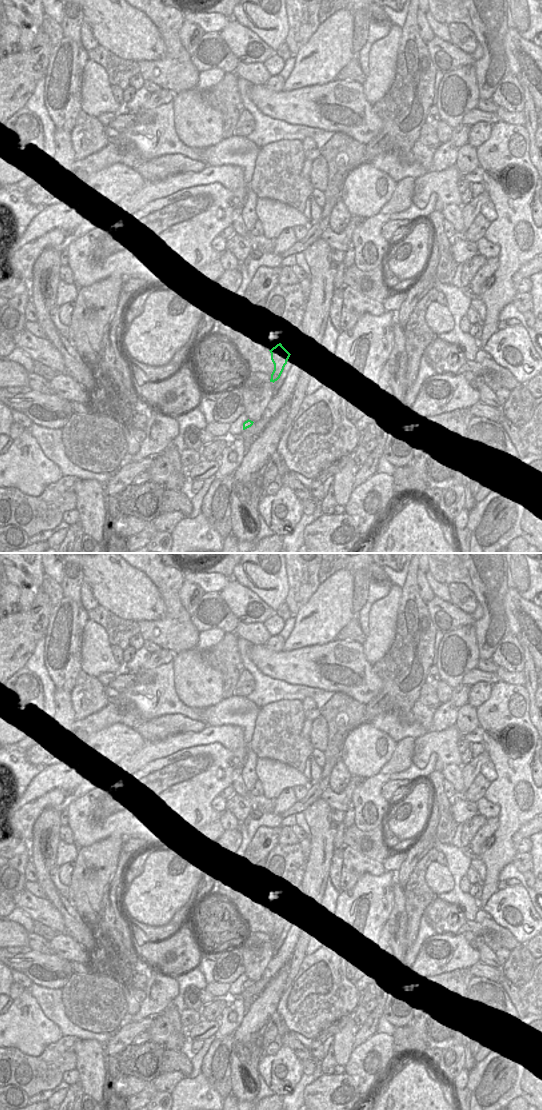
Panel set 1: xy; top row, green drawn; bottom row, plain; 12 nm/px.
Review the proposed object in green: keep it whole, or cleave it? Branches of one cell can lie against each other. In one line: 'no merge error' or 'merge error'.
no merge error

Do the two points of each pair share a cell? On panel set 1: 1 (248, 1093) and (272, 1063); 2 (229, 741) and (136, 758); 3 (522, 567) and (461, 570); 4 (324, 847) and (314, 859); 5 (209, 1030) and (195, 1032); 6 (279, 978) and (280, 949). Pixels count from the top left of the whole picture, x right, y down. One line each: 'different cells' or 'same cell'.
1: different cells
2: same cell
3: different cells
4: same cell
5: same cell
6: different cells

